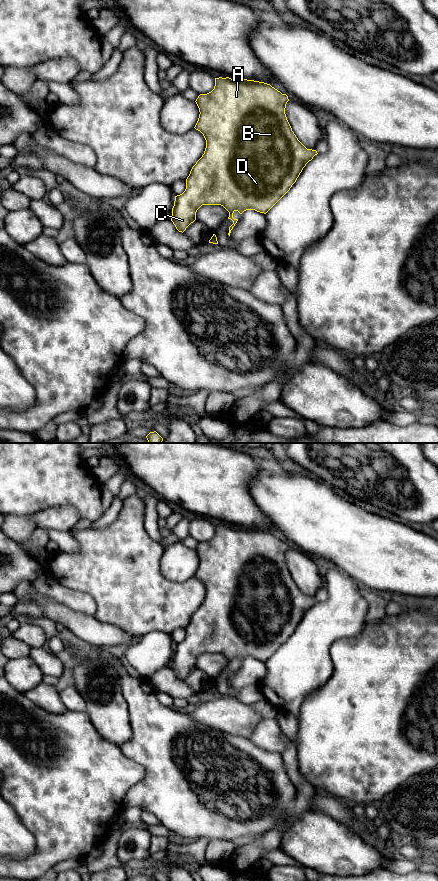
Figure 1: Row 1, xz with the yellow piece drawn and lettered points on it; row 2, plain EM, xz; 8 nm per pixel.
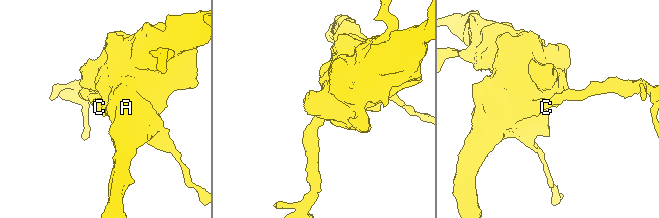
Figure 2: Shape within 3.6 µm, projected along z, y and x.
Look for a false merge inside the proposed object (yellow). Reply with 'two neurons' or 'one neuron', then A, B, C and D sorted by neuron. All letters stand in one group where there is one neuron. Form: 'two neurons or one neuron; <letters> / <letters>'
one neuron; A B C D

